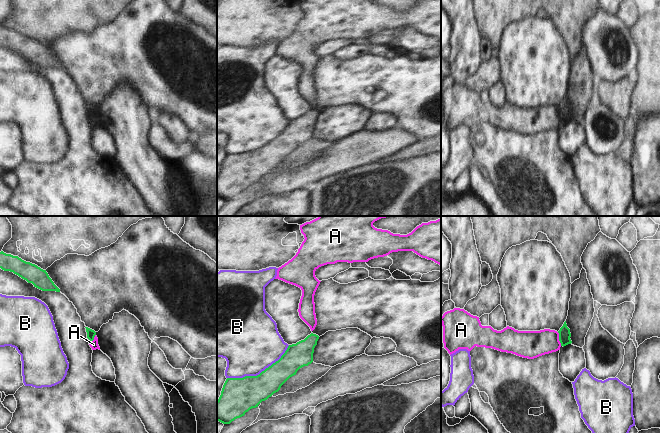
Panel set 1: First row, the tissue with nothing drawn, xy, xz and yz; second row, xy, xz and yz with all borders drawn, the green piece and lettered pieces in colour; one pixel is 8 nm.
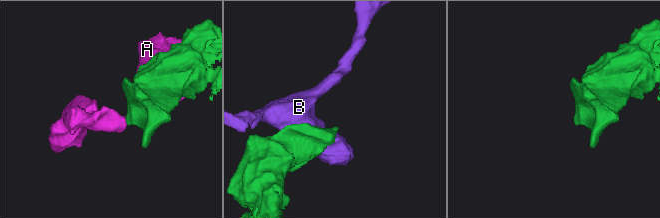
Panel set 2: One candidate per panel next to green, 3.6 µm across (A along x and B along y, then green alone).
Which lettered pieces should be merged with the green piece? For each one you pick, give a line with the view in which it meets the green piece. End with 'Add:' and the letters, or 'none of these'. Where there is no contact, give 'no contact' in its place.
Add: none of these

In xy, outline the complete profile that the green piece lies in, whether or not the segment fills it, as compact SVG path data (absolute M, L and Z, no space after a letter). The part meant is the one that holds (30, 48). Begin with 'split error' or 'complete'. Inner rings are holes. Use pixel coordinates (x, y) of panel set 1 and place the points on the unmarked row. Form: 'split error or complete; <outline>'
complete; M1 27L0 44L4 47L13 48L42 67L60 68L60 65L54 60L46 46L41 45L35 40L26 38L18 32Z

